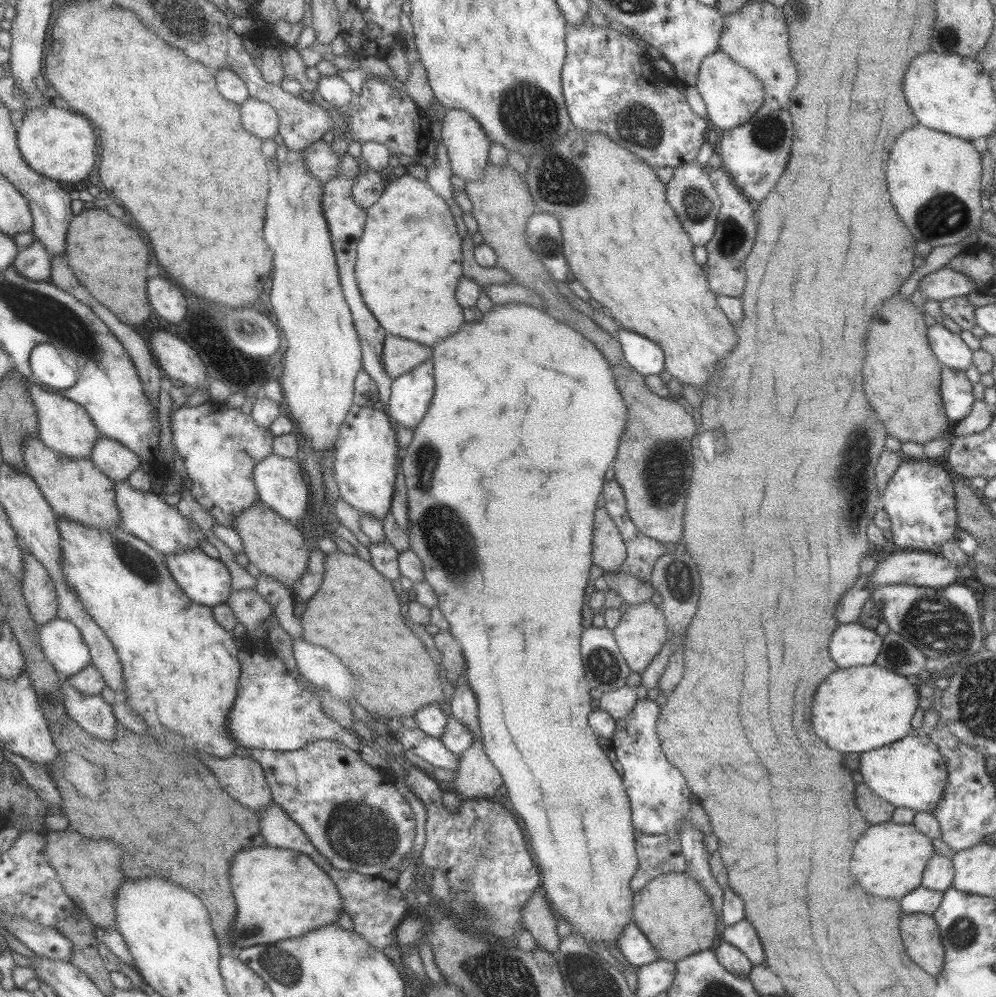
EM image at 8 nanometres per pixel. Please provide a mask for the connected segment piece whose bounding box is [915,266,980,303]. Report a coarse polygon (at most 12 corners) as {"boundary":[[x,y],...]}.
{"boundary":[[948,266],[923,276],[915,288],[938,303],[980,289]]}

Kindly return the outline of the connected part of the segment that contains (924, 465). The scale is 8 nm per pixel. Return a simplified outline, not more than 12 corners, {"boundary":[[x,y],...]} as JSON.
{"boundary":[[903,457],[880,507],[893,544],[939,553],[957,528],[945,467]]}

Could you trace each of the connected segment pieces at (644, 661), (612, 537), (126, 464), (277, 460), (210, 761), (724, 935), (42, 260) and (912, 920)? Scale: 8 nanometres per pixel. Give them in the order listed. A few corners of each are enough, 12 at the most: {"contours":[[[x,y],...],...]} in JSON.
{"contours":[[[656,599],[629,605],[611,632],[631,673],[669,638]],[[608,512],[593,514],[592,564],[615,572],[625,556]],[[101,434],[88,458],[113,481],[141,467],[131,449]],[[271,453],[252,470],[258,500],[294,525],[309,486],[296,459]],[[235,755],[195,756],[221,789],[256,812],[272,801],[263,769]],[[745,918],[718,930],[718,939],[742,952],[753,965],[764,952]],[[35,236],[19,247],[19,276],[51,280],[50,256]],[[901,913],[907,956],[935,976],[944,958],[934,918]]]}

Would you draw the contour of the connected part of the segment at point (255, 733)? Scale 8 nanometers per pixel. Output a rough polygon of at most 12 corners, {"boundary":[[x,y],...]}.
{"boundary":[[248,639],[227,733],[277,752],[364,743]]}

